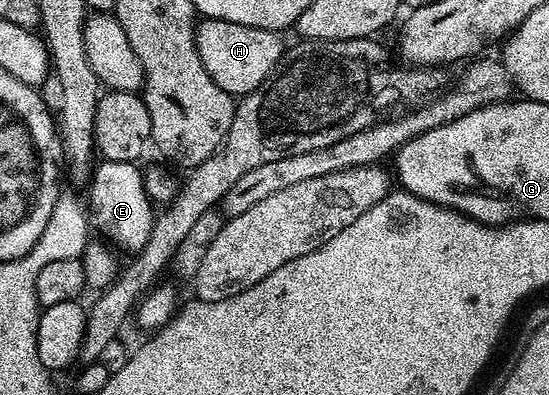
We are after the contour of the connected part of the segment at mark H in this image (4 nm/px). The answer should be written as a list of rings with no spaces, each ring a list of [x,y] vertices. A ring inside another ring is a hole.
[[[204,18],[195,28],[195,44],[201,57],[201,65],[233,97],[248,95],[253,89],[269,77],[269,73],[283,56],[285,43],[282,43],[280,32],[262,31],[249,25],[237,25],[220,19]]]

